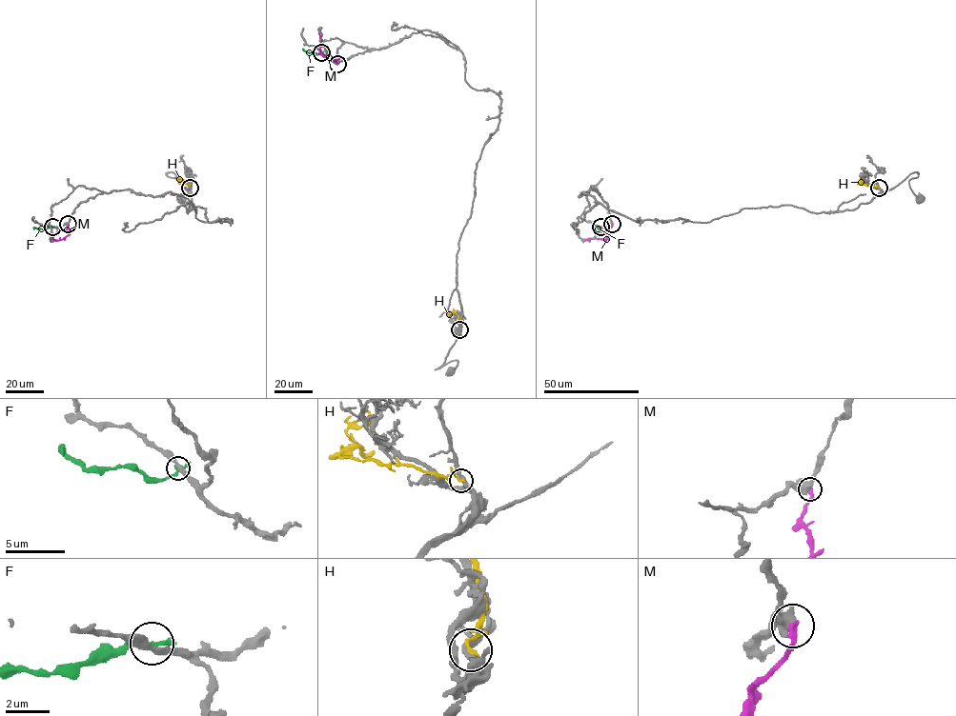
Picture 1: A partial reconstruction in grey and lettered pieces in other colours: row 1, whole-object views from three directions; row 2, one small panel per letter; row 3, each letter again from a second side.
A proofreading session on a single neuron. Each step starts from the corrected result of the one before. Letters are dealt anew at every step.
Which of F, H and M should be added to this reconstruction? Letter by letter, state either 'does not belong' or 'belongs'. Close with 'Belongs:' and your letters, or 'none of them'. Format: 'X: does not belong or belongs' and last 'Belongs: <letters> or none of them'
F: does not belong
H: does not belong
M: does not belong
Belongs: none of them

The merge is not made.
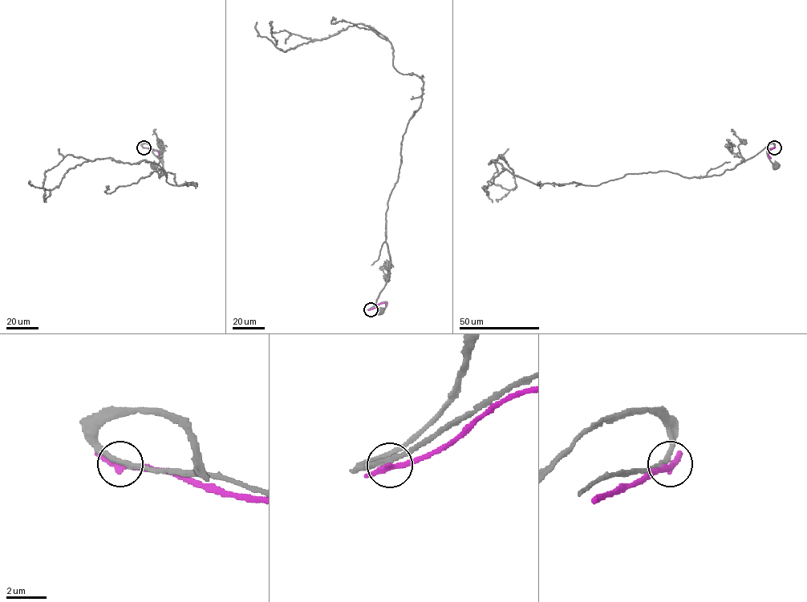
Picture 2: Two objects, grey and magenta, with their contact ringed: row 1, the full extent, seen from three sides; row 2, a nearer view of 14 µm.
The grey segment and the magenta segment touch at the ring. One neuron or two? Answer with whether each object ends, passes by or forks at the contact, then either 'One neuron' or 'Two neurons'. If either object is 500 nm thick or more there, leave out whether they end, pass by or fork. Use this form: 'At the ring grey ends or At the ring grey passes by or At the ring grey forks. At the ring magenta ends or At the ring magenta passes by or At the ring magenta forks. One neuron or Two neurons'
At the ring grey passes by. At the ring magenta passes by. Two neurons

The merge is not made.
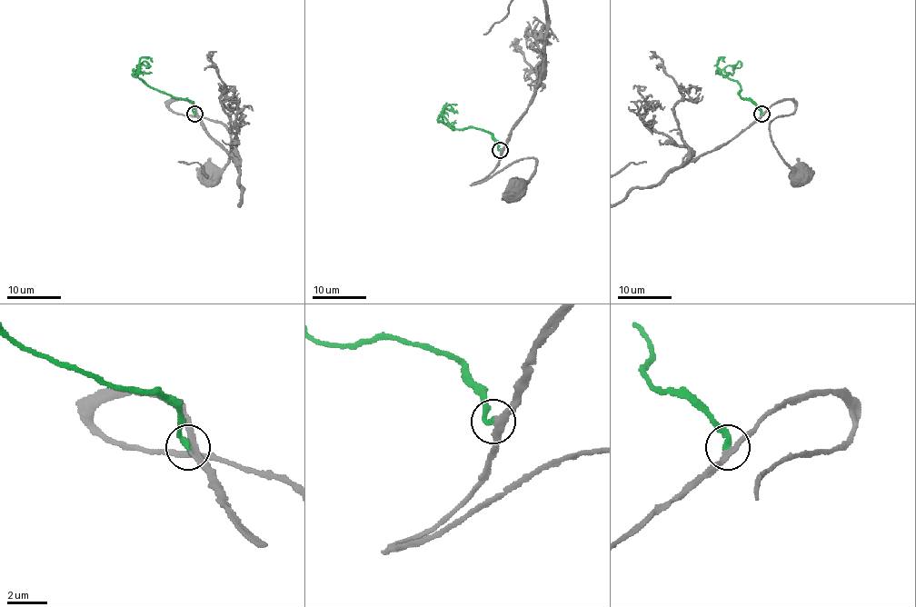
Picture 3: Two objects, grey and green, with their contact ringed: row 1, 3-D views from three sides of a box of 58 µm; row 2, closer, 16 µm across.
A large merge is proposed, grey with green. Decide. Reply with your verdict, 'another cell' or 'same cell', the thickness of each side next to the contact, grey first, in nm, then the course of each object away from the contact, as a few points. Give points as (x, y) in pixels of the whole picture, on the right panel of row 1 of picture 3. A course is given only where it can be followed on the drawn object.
same cell | 300/280 nm | grey via (761, 114), (781, 100), (796, 106), (771, 120), (769, 133), (792, 167), (791, 178), (797, 178) | green via (761, 114), (754, 104), (740, 96), (741, 88), (718, 66), (721, 58), (724, 62)

